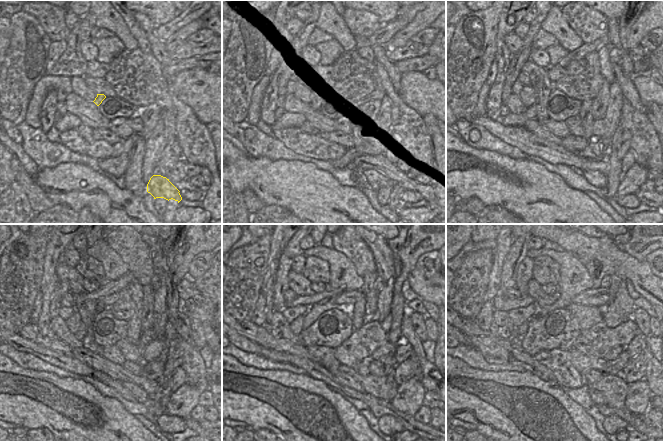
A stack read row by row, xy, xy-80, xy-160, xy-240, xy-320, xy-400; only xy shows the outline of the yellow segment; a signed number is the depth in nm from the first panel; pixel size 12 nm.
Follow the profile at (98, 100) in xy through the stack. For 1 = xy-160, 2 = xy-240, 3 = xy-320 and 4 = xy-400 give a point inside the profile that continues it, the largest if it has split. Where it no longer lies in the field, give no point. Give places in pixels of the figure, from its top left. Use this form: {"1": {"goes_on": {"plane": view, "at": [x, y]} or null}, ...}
{"1": {"goes_on": {"plane": "xy-160", "at": [542, 85]}}, "2": {"goes_on": {"plane": "xy-240", "at": [87, 308]}}, "3": {"goes_on": {"plane": "xy-320", "at": [324, 355]}}, "4": {"goes_on": {"plane": "xy-400", "at": [558, 361]}}}

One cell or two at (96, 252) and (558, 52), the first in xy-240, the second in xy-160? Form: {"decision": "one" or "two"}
{"decision": "two"}

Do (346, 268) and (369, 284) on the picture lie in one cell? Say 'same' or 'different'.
different

